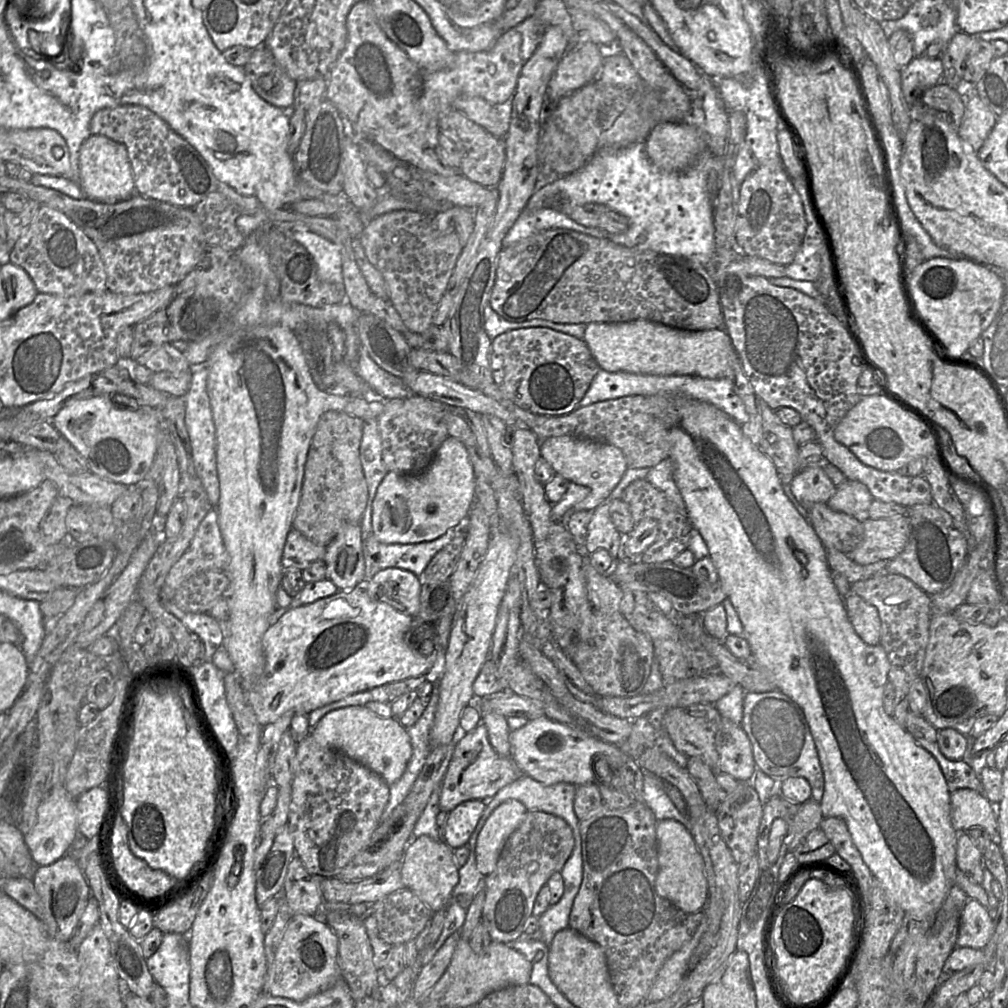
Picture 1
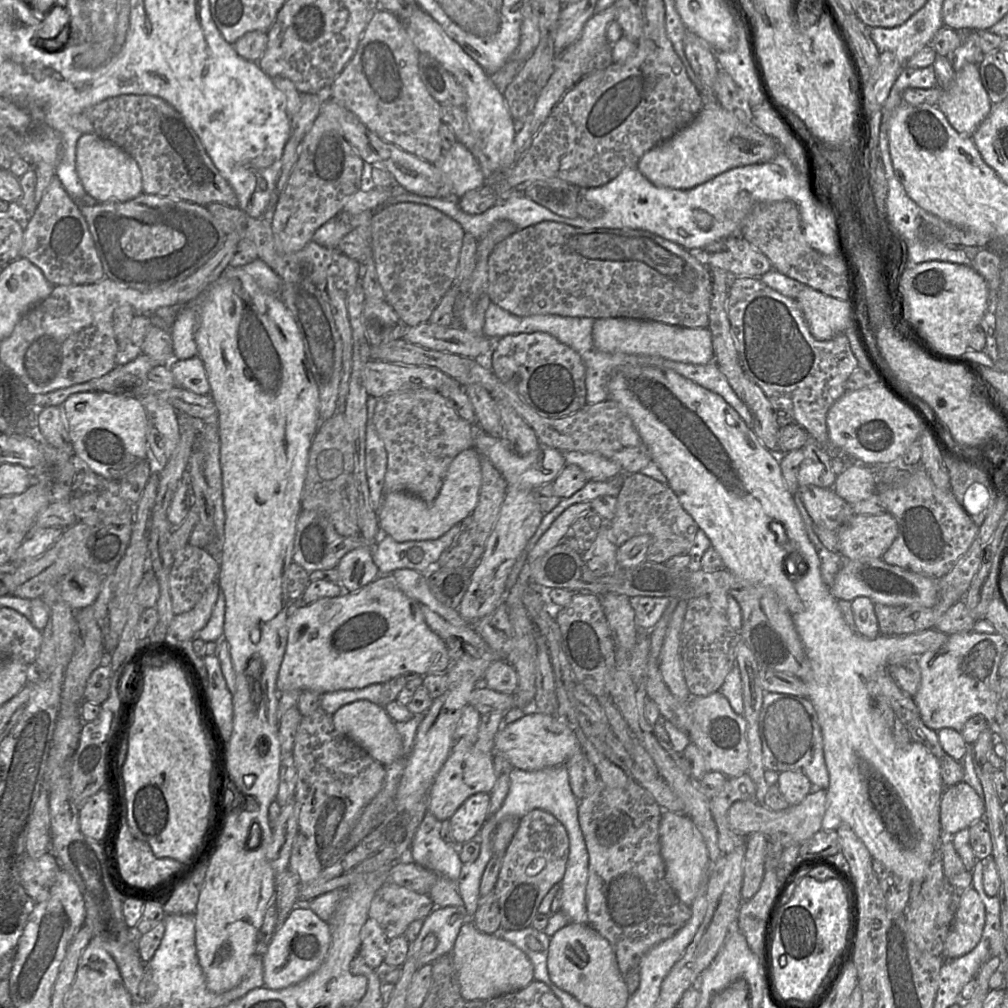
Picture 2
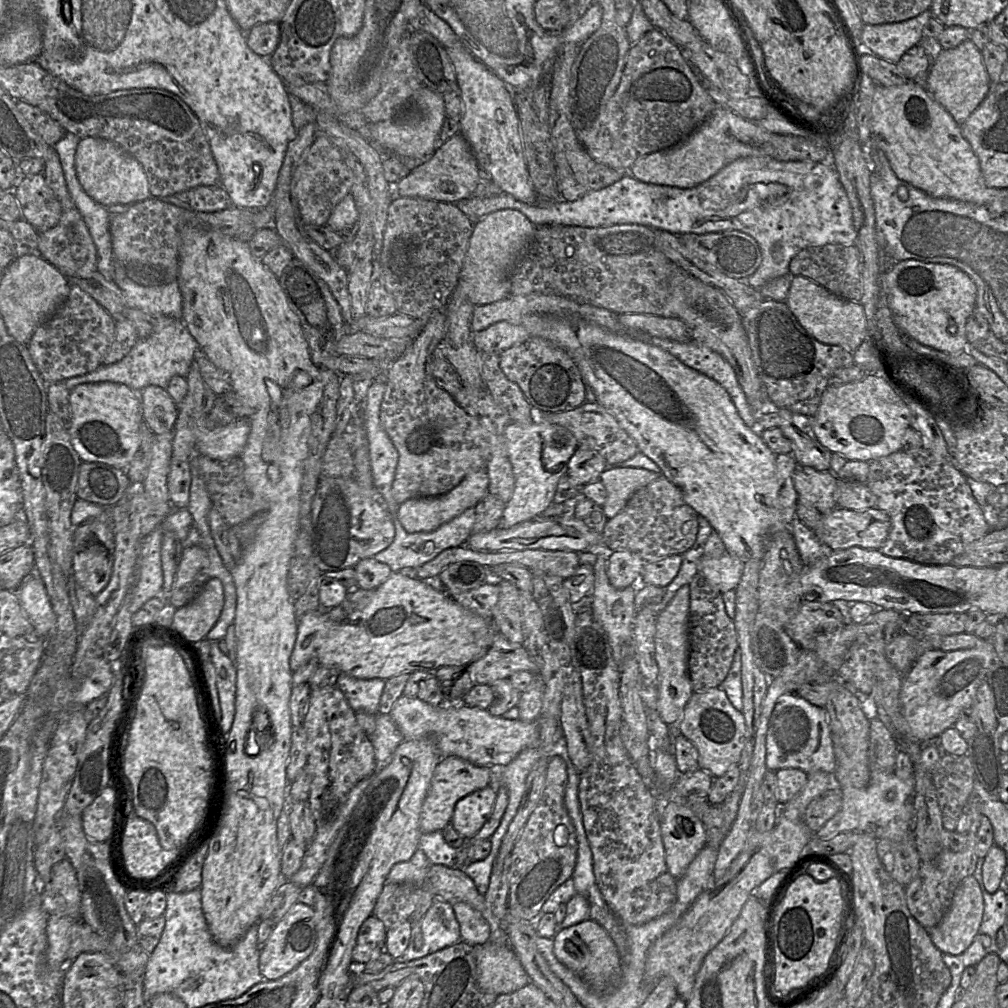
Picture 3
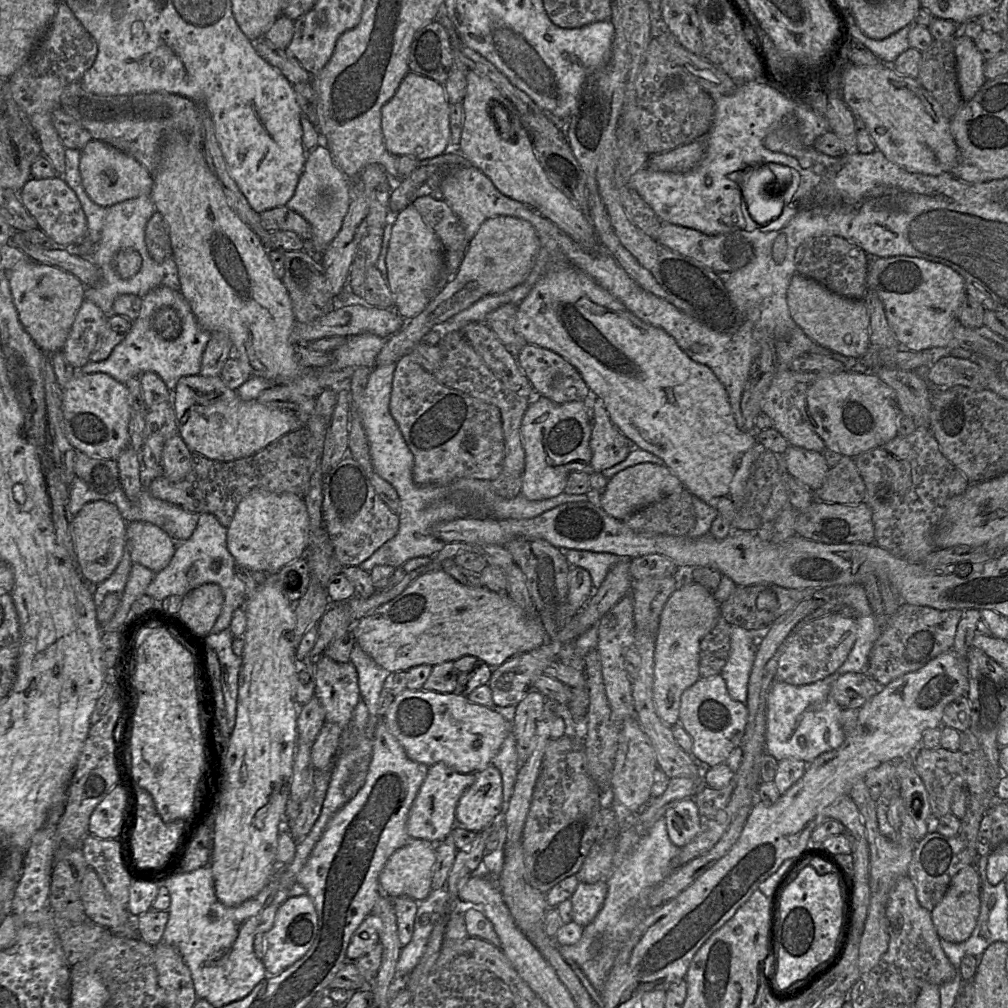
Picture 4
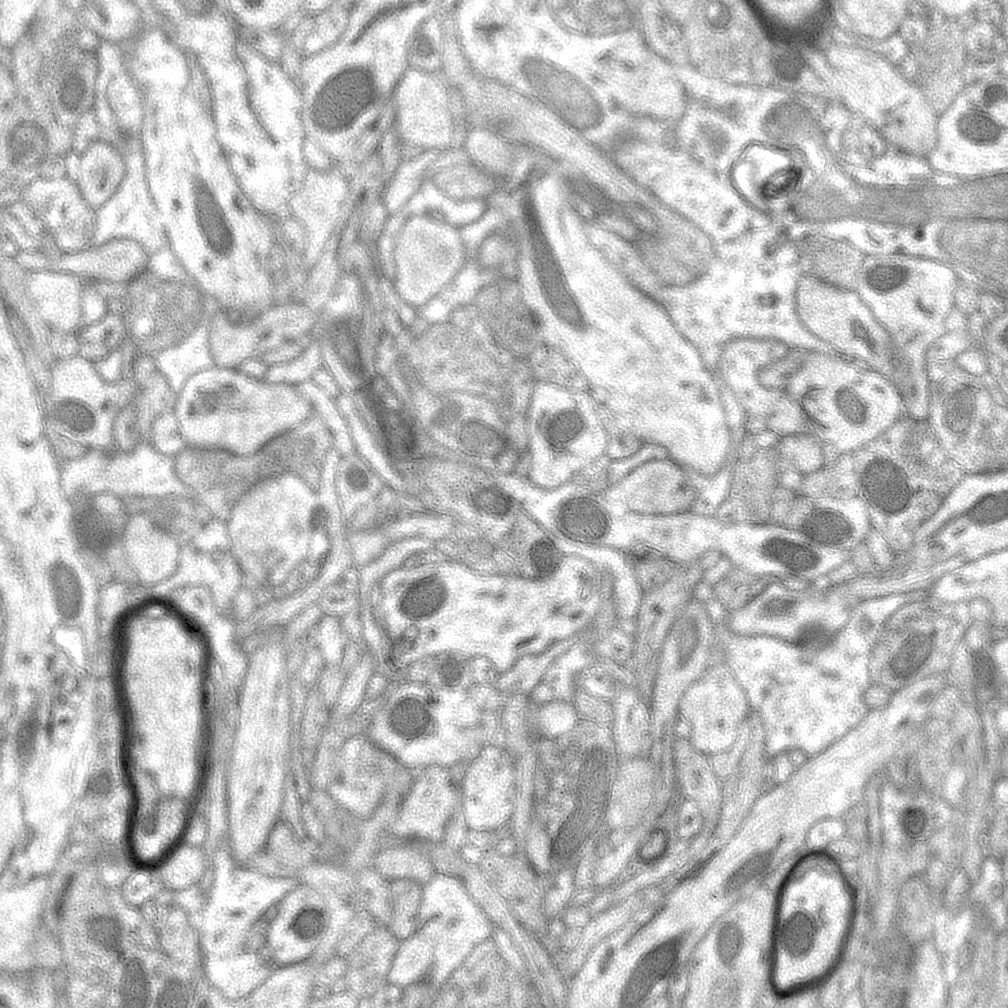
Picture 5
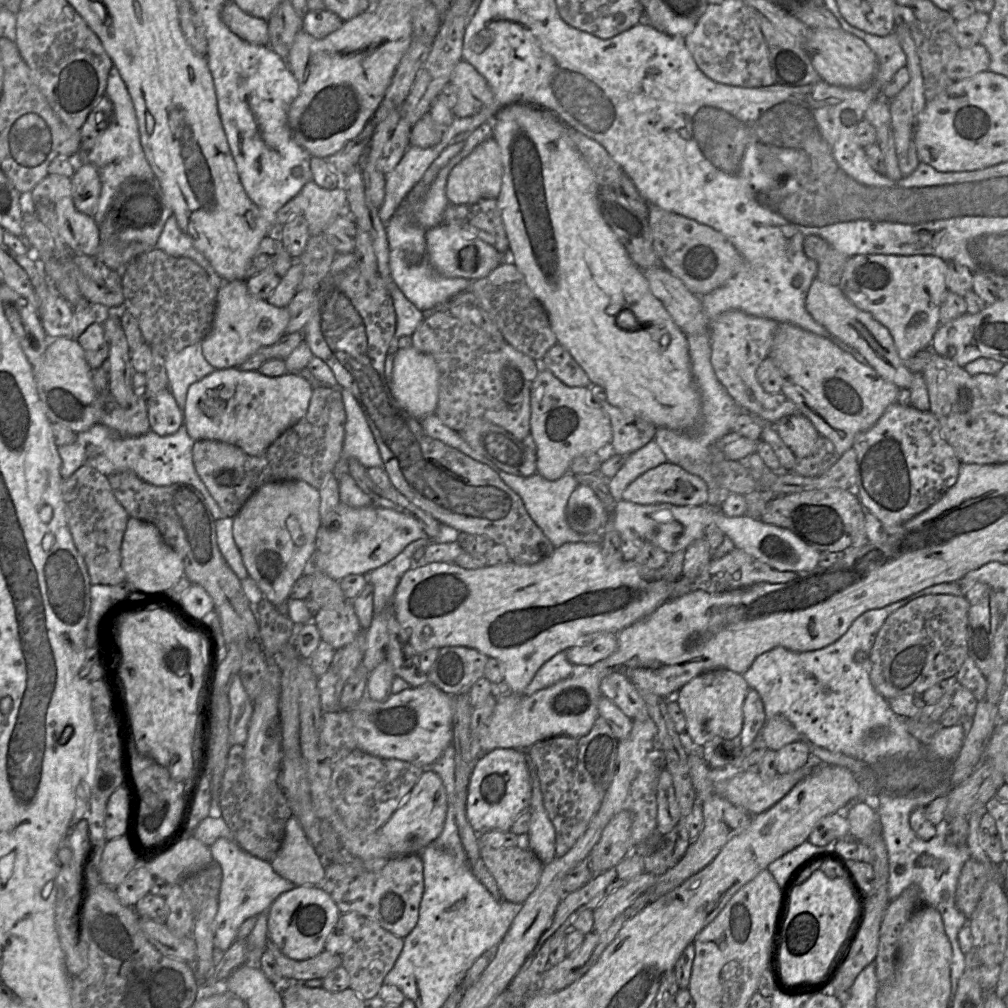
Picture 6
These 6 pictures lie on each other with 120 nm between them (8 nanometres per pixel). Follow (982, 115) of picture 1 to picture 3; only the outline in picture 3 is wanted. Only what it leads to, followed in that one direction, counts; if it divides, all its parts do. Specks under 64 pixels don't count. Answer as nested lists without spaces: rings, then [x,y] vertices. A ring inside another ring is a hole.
[[[971,39],[953,49],[942,50],[928,71],[926,89],[959,125],[967,120],[985,99],[990,89],[990,79],[982,53]]]

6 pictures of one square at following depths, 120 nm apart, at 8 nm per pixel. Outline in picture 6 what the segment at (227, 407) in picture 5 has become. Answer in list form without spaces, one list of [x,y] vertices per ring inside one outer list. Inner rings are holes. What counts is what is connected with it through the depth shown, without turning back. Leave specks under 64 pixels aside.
[[[215,370],[189,386],[183,423],[195,441],[222,441],[238,446],[248,455],[258,456],[306,415],[312,389],[299,373],[268,377],[258,370]]]

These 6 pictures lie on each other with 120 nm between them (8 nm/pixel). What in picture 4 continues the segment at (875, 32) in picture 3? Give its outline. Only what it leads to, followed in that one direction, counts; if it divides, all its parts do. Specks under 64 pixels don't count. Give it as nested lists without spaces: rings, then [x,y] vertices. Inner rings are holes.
[[[845,11],[845,15],[848,33],[850,33],[854,39],[865,45],[882,62],[892,65],[901,53],[910,48],[908,35],[914,24],[903,27],[887,38],[876,40],[867,37],[862,32],[854,17],[851,16],[850,12]]]

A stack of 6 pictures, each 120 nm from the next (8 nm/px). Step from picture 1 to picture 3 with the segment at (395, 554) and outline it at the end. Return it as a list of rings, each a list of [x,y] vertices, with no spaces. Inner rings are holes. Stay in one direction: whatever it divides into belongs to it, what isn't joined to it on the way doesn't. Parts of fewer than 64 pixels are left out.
[[[474,507],[468,508],[460,515],[431,532],[408,533],[402,527],[396,516],[393,516],[393,521],[395,525],[395,537],[393,542],[385,550],[376,554],[374,558],[381,563],[387,564],[392,572],[397,572],[404,568],[417,569],[434,559],[443,550],[466,544],[475,523],[475,510]]]

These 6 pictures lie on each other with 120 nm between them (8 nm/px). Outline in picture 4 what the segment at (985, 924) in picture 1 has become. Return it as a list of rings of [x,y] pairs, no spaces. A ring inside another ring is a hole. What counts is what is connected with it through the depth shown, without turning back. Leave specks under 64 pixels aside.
[[[974,866],[961,869],[950,881],[942,900],[932,910],[932,921],[941,940],[962,943],[973,933],[980,913],[980,879]]]

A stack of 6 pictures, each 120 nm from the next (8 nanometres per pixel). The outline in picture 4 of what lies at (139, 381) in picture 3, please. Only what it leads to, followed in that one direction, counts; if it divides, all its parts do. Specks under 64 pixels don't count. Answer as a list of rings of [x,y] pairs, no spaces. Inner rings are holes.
[[[161,286],[151,290],[142,298],[139,317],[133,322],[128,335],[114,348],[110,356],[99,362],[89,361],[79,370],[83,374],[106,373],[123,384],[134,376],[141,376],[144,372],[154,372],[173,391],[181,377],[200,373],[203,352],[210,338],[211,333],[199,325],[182,293]],[[163,307],[175,309],[181,320],[182,331],[175,340],[164,339],[154,329],[154,314]]]

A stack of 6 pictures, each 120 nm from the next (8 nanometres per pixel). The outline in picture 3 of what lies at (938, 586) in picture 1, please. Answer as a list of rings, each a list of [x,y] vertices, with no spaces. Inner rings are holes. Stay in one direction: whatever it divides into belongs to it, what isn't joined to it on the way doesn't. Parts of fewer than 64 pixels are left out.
[[[923,447],[914,451],[901,449],[869,461],[866,485],[876,496],[876,507],[885,511],[891,519],[889,535],[879,549],[886,556],[925,565],[947,565],[962,554],[970,543],[984,537],[990,531],[983,508],[974,498],[966,476],[949,460],[949,453],[948,457],[942,457]]]

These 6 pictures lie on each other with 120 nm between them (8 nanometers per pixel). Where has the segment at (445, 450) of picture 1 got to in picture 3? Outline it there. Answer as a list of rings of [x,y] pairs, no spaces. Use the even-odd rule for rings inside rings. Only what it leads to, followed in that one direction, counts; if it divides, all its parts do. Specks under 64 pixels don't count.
[[[485,469],[469,472],[461,482],[447,493],[436,497],[417,497],[399,504],[396,517],[408,533],[431,532],[442,524],[476,506],[488,493],[489,477]]]

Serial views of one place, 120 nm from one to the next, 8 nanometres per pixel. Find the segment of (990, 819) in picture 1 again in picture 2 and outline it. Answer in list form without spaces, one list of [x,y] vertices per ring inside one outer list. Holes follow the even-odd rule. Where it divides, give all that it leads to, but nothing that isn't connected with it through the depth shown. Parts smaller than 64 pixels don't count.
[[[962,781],[945,788],[940,808],[940,823],[945,836],[953,836],[983,819],[984,799],[968,783]]]

